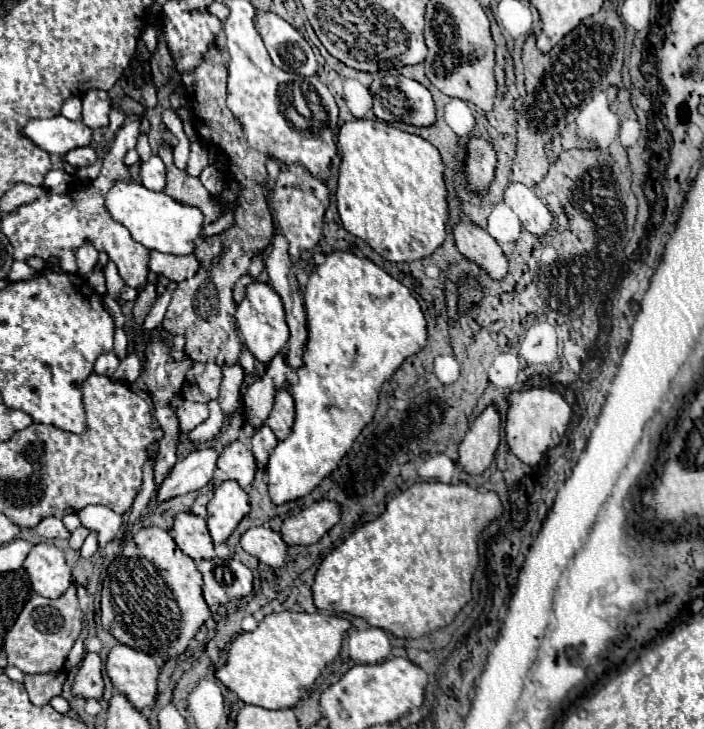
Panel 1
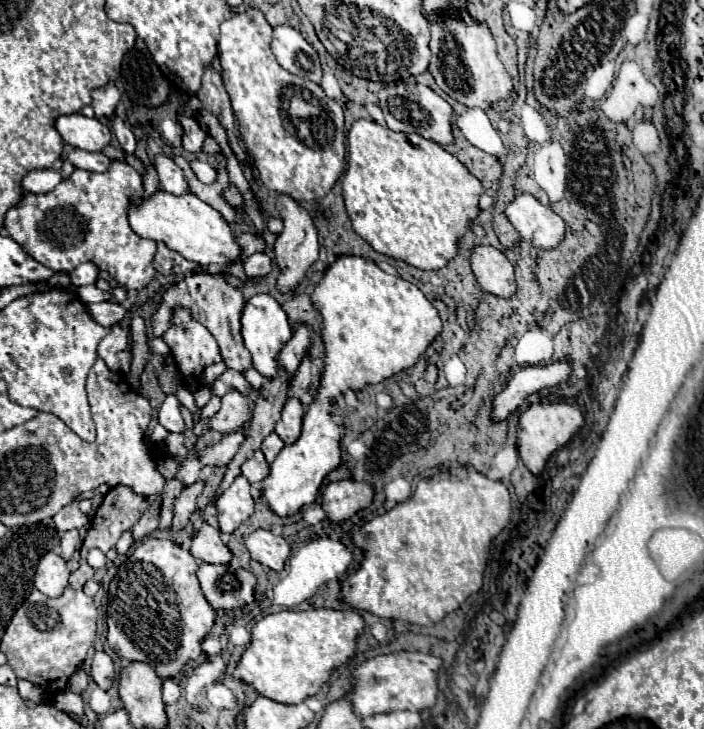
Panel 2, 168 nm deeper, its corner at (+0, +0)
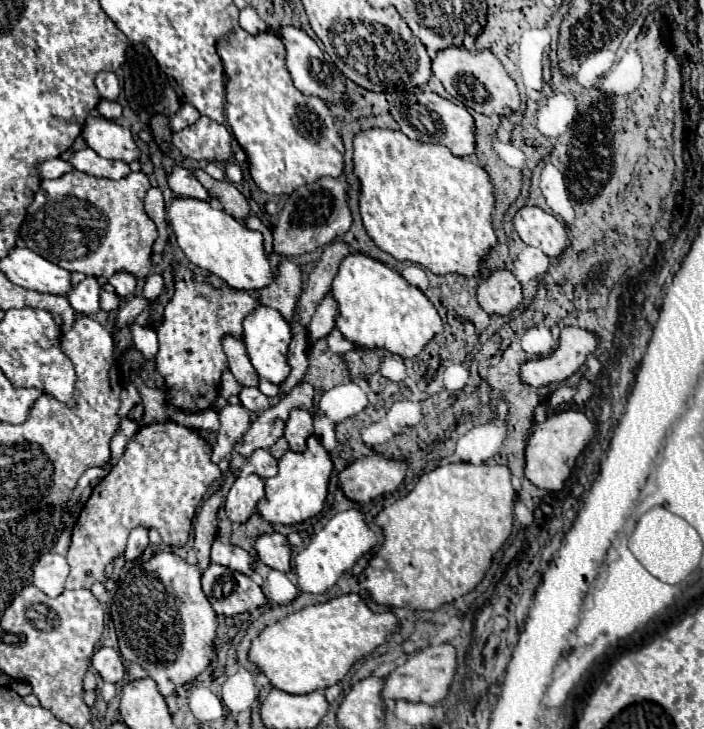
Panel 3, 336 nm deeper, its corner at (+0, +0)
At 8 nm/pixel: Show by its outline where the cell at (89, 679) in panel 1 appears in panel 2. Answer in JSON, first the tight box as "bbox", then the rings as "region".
{"bbox":[90,652,116,690],"region":[[[96,652],[92,658],[92,672],[90,672],[92,680],[102,688],[108,690],[116,678],[116,670],[114,670],[114,662],[106,652]]]}

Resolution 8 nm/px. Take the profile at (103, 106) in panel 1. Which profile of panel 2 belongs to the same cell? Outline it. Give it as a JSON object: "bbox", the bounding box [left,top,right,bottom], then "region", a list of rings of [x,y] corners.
{"bbox":[92,84,120,118],"region":[[[106,84],[102,88],[92,90],[92,108],[96,112],[96,118],[112,116],[118,102],[120,102],[120,92],[114,84]]]}

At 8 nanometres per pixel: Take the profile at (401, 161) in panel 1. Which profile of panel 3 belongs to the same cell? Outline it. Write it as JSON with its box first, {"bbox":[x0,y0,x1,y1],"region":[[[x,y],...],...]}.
{"bbox":[354,128,496,274],"region":[[[368,128],[354,136],[354,174],[360,182],[358,206],[364,228],[380,250],[400,262],[416,262],[432,274],[478,274],[484,254],[496,244],[496,234],[490,224],[494,210],[492,184],[478,164],[454,156],[442,144],[410,140],[398,130]]]}

